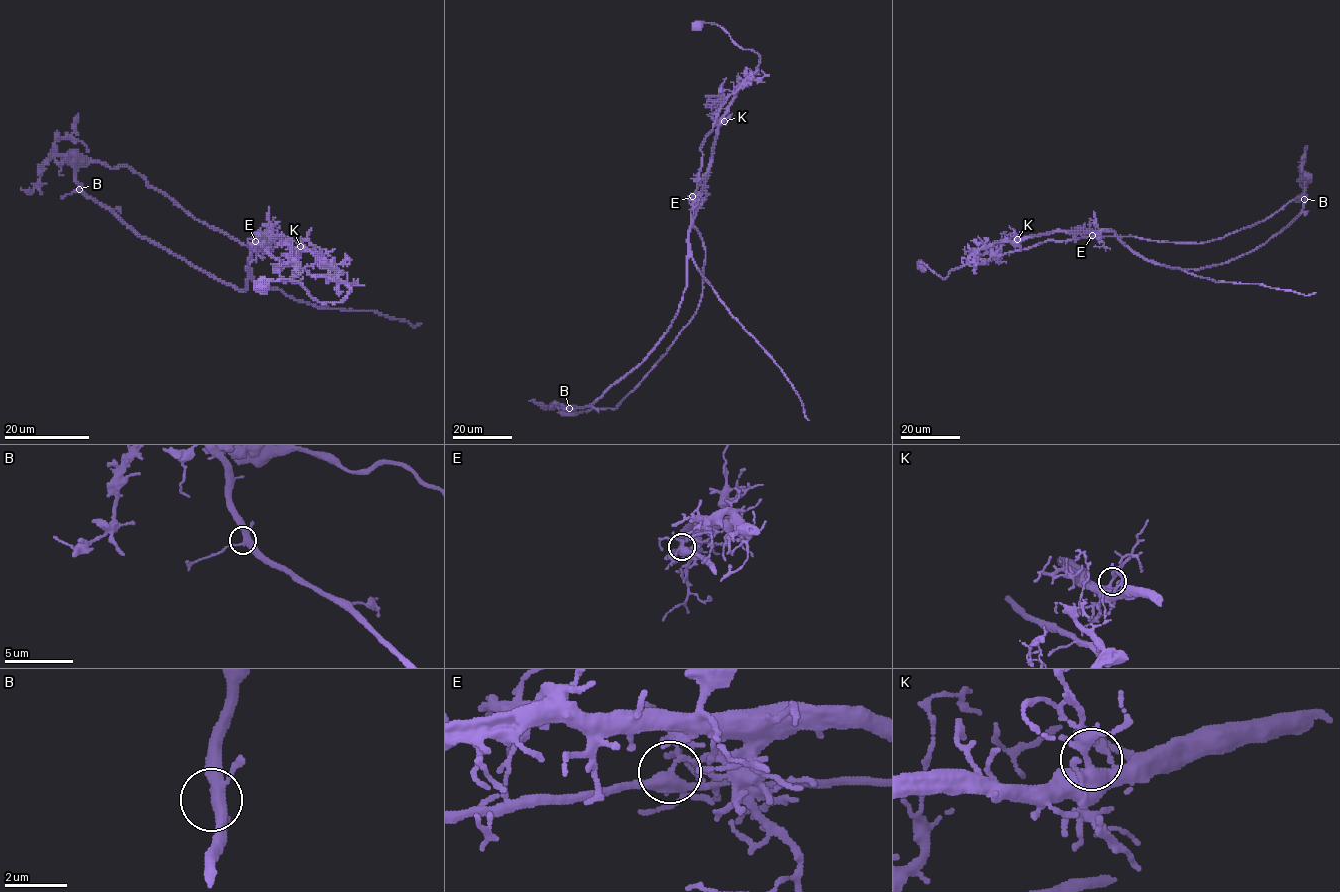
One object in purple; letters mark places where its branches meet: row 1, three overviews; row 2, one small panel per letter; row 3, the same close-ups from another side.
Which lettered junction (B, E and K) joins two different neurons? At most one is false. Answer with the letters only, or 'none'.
E

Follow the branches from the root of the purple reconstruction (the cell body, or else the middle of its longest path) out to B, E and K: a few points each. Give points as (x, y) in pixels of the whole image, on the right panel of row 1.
B: (921, 265), (945, 278), (1050, 239), (1118, 236), (1148, 260), (1198, 269), (1262, 245), (1304, 199)
E: (921, 265), (919, 262), (945, 278), (952, 270), (979, 259), (1028, 250), (1050, 239), (1069, 240), (1092, 235)
K: (921, 265), (919, 262), (945, 278), (952, 270), (969, 264), (987, 245), (1017, 239)

